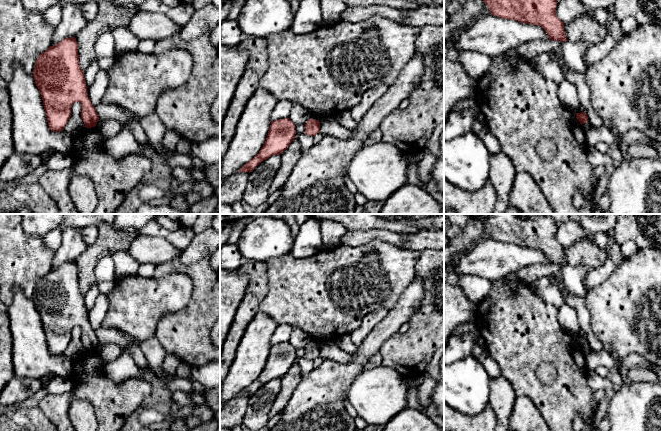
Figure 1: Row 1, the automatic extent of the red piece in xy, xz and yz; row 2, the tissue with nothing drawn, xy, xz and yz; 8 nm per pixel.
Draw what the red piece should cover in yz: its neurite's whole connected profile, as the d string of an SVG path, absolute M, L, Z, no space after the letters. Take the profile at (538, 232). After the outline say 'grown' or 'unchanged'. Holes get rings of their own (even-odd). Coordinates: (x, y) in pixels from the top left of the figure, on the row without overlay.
M490 214L480 221L492 239L516 244L521 247L541 250L550 264L566 266L564 248L556 239L557 223L550 216L523 218L520 214Z; unchanged

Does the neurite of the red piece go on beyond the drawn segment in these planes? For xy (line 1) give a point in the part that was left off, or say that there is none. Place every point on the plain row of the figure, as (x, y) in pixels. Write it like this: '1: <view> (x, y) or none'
1: none

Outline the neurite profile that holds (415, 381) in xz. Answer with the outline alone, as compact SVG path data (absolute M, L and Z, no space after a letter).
M424 374L413 376L408 380L408 386L409 387L418 387L423 382L424 379L425 379Z

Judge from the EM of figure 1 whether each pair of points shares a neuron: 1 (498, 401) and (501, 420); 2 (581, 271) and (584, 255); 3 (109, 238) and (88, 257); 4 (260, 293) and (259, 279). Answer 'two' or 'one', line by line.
1: one
2: two
3: one
4: one

